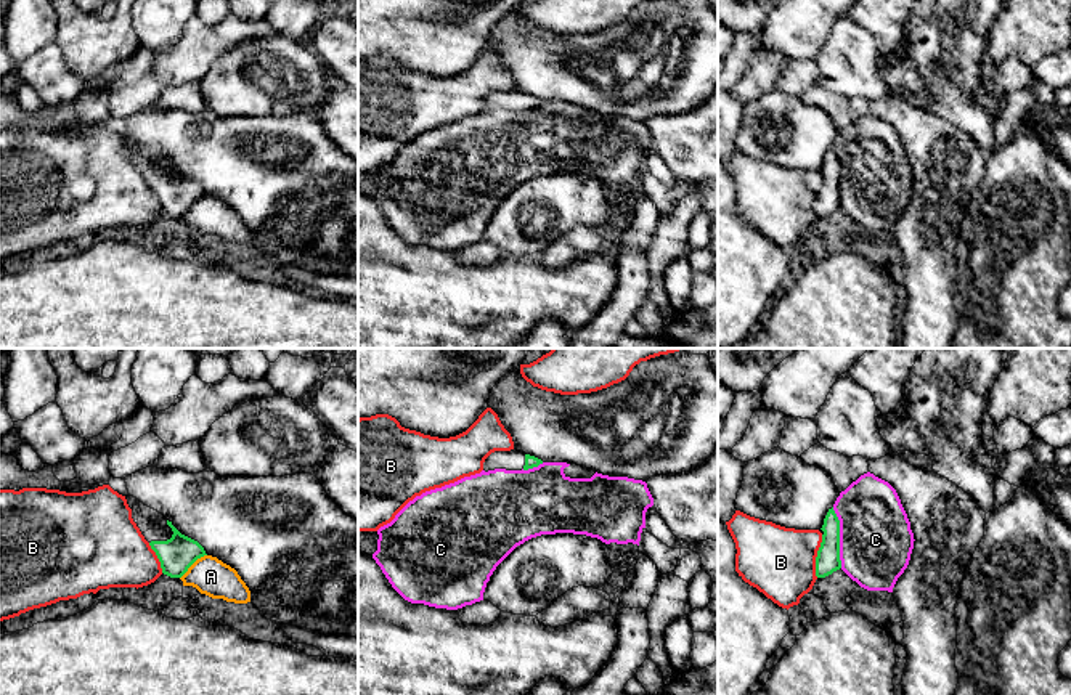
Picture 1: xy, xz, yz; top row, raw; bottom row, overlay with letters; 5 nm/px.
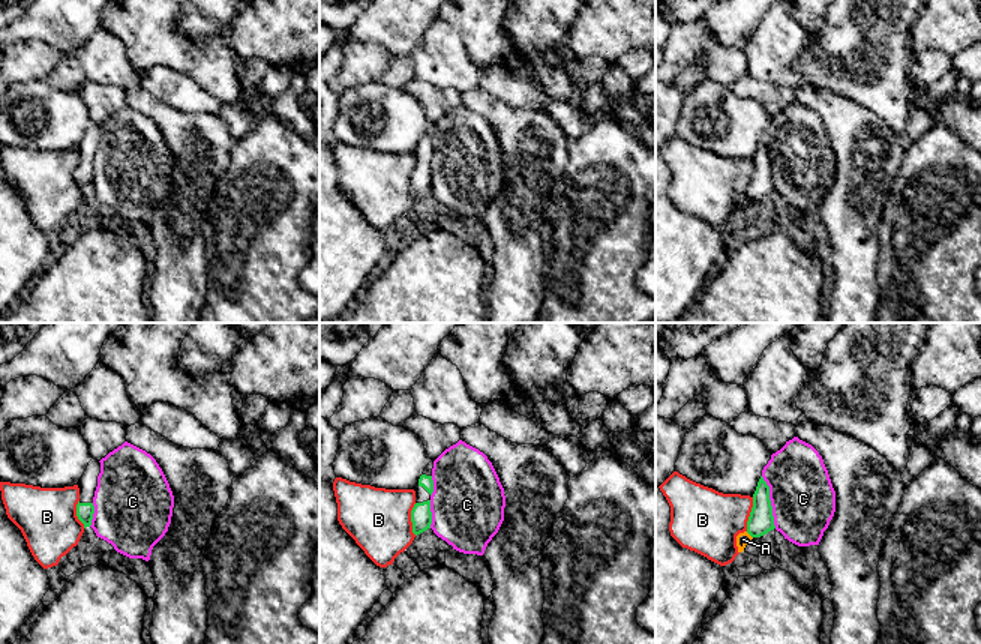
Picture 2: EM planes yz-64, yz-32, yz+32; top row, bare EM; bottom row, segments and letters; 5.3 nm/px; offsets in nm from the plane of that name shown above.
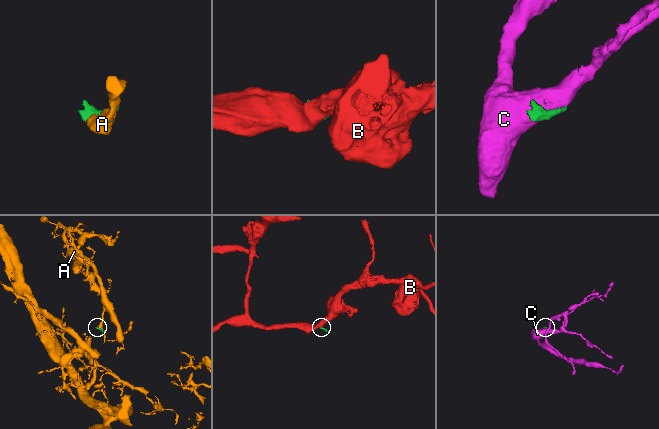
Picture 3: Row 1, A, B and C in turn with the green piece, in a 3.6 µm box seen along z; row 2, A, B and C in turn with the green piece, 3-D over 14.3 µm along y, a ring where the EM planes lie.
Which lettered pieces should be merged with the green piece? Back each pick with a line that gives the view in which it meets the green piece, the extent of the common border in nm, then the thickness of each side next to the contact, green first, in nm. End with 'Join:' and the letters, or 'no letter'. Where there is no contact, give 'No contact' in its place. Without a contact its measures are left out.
Join: no letter

